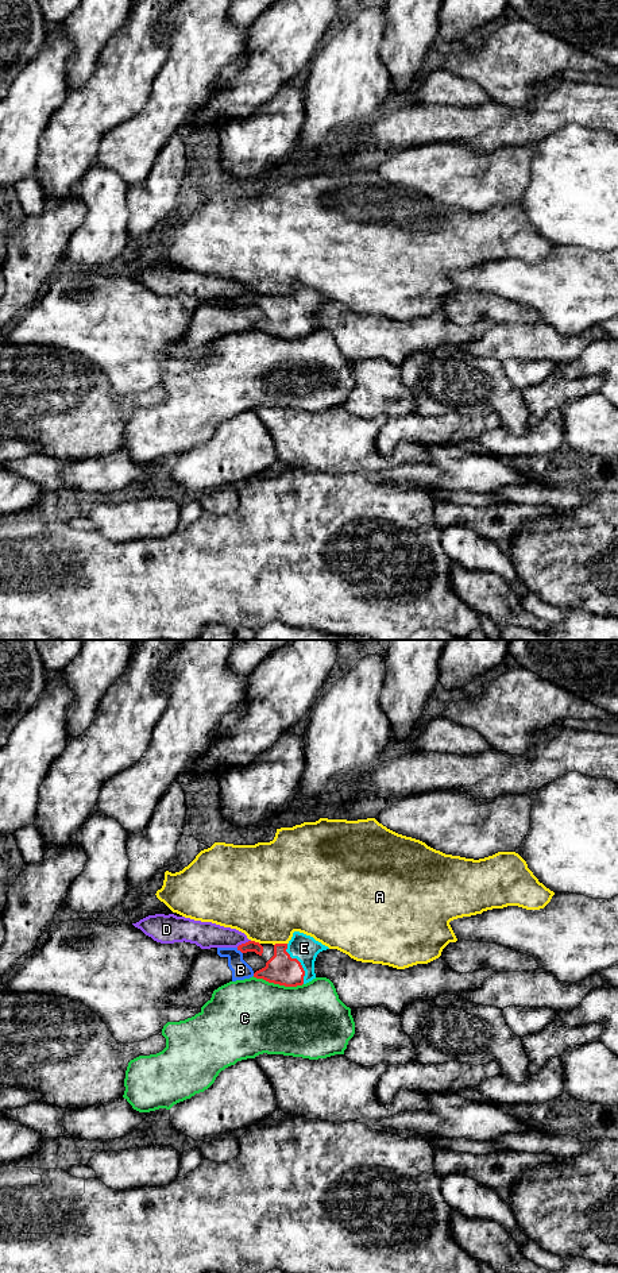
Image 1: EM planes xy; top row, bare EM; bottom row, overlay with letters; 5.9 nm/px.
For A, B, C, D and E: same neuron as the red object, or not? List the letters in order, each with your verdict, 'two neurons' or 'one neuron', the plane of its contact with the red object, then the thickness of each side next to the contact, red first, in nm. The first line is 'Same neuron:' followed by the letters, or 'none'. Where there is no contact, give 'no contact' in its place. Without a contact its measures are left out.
Same neuron: E
A: two neurons; meets red in xy; 180 nm thick on the red side, 460 nm on the other
B: two neurons; meets red in xy; 60 nm thick on the red side, 110 nm on the other
C: two neurons; meets red in xy; 180 nm thick on the red side, 440 nm on the other
D: two neurons; meets red in xy; 60 nm thick on the red side, 160 nm on the other
E: one neuron; meets red in xy; 180 nm thick on the red side, 160 nm on the other

